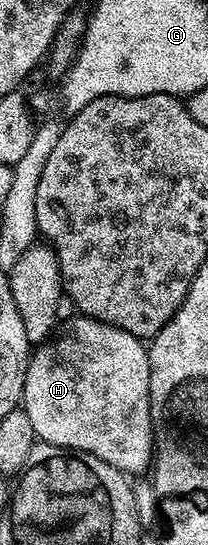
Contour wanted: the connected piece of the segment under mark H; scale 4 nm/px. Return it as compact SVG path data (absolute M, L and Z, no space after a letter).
M79 318L75 324L75 336L63 336L56 342L55 348L39 346L34 349L27 366L27 377L24 379L24 390L21 401L23 411L29 414L29 422L33 422L33 430L36 437L42 443L52 444L58 448L69 448L76 452L88 452L97 458L101 458L109 466L113 466L119 472L132 474L131 472L143 472L153 464L153 437L151 435L151 358L149 348L140 337L129 334L120 328L114 328L112 324L103 324L100 320L88 320Z

